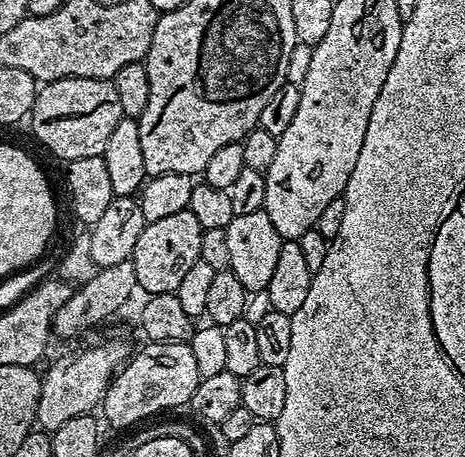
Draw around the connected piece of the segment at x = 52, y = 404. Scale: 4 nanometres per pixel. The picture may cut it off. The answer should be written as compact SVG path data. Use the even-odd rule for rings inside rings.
M102 342L82 354L70 354L54 361L41 377L36 421L39 427L56 432L63 422L89 414L101 400L117 370L121 367L126 348L120 342Z

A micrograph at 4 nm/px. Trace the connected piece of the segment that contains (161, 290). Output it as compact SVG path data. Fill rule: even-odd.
M187 210L148 222L134 245L130 259L137 275L137 289L148 296L176 293L190 266L200 260L203 233L204 228L198 226L198 218Z

